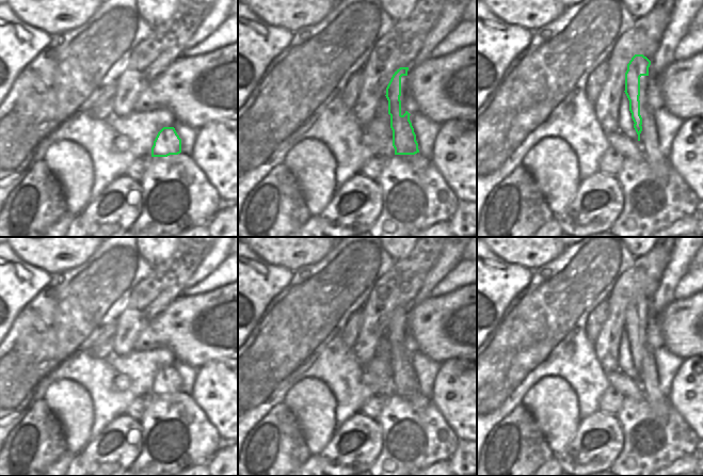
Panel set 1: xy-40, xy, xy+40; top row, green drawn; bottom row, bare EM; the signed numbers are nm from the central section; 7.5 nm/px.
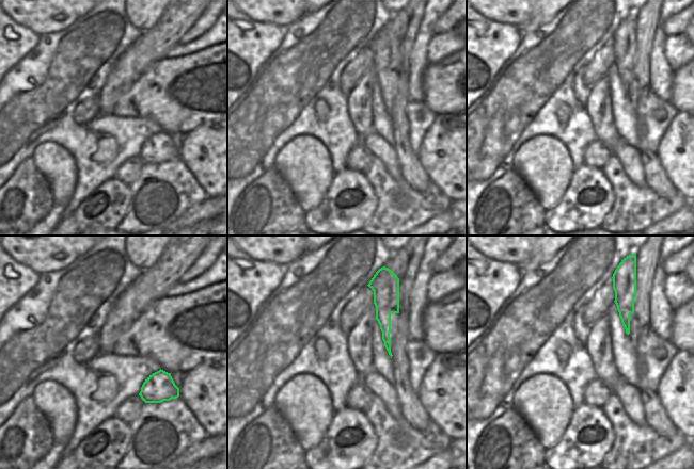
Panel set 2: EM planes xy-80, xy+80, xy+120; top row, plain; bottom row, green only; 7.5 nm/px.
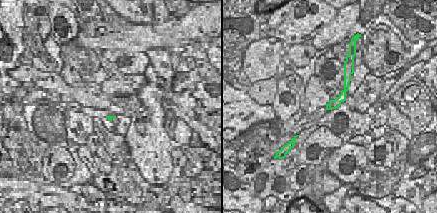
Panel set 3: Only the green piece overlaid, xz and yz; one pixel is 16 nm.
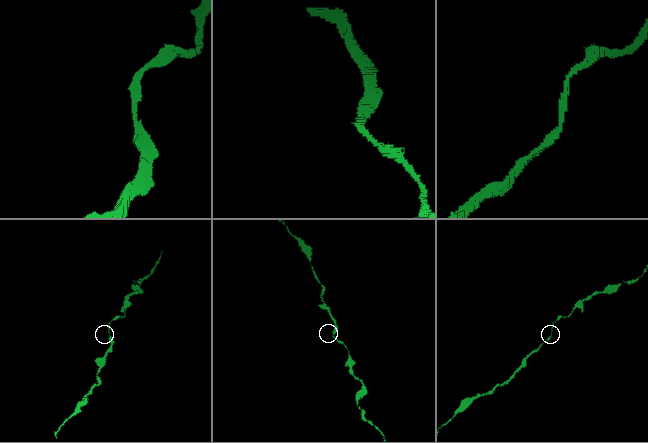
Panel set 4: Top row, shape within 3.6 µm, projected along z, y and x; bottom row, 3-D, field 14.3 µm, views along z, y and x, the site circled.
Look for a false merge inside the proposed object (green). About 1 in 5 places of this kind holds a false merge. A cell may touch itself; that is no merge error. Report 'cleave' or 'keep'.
keep

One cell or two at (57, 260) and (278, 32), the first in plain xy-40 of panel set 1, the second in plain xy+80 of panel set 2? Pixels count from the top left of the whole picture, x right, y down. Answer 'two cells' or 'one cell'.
two cells

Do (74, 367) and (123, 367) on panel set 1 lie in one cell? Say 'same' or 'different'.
different

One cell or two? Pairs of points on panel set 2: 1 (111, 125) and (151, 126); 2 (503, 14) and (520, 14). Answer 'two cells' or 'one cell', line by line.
1: one cell
2: one cell

